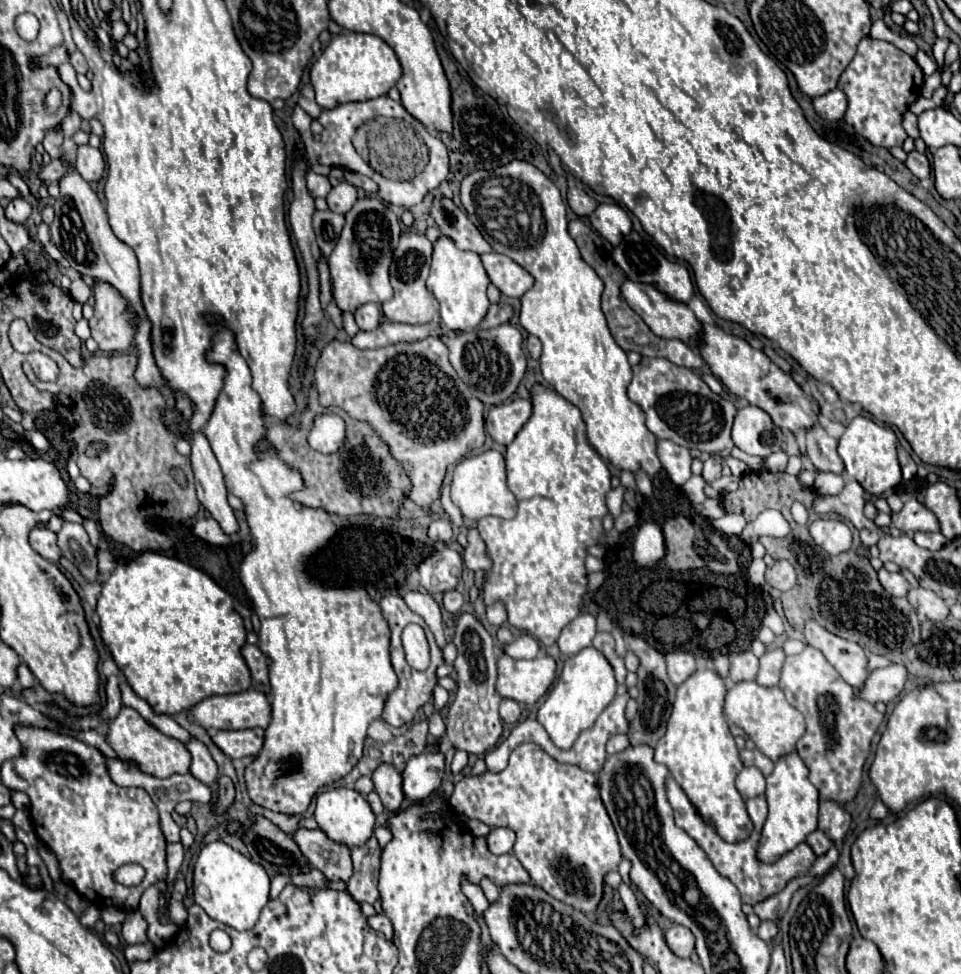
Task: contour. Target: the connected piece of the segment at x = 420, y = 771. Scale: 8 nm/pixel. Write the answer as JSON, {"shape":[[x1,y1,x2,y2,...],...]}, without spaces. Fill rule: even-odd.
{"shape":[[428,743,422,755,412,757,402,769,402,791,410,803,430,801,440,789,444,773,444,755]]}

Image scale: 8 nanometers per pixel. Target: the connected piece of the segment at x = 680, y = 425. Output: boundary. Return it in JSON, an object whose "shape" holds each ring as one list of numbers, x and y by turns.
{"shape":[[642,357,632,369,634,377,628,385,628,397,644,409,646,425,658,439,668,439,686,449,700,449,706,453,722,453,732,447,730,429,736,407,728,399,716,395,700,375,662,357]]}

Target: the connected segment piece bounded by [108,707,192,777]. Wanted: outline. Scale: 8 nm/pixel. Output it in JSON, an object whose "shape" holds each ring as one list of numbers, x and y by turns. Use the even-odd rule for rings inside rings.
{"shape":[[122,707,120,715,110,723,108,743,122,761,136,761,140,771,154,775,154,777,170,777,174,773,184,775,184,773,188,773,190,763,192,763,192,757,182,741,160,733,156,727,146,723,140,717,140,713,134,711,132,707]]}

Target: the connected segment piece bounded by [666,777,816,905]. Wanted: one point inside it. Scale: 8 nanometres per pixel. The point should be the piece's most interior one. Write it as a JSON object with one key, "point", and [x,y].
{"point":[755,881]}

